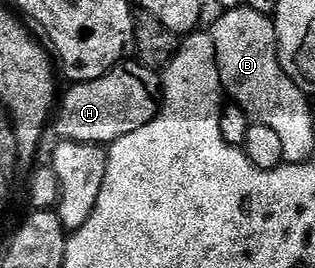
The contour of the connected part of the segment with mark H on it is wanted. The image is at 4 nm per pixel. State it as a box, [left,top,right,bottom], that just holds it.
[55,61,163,145]

